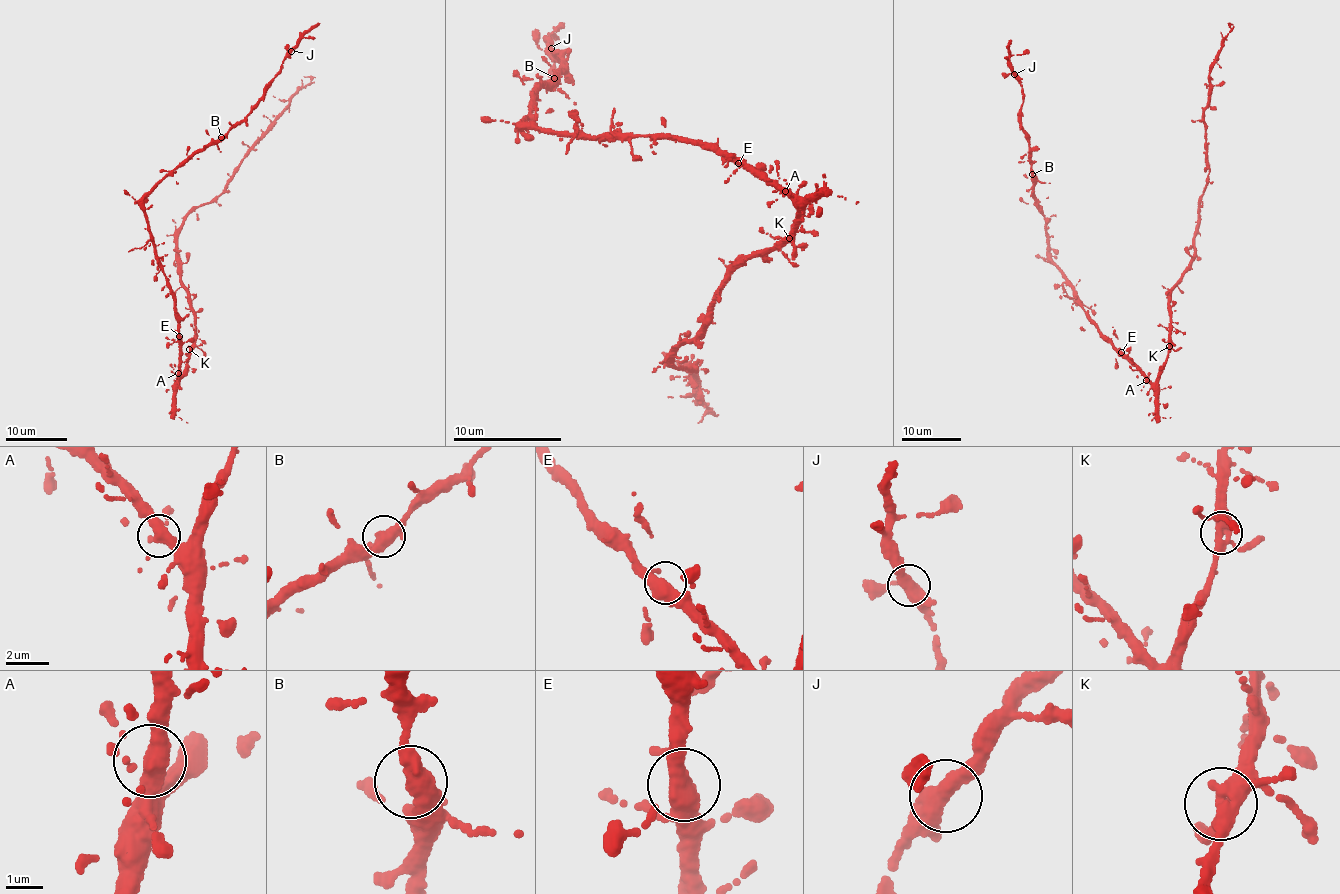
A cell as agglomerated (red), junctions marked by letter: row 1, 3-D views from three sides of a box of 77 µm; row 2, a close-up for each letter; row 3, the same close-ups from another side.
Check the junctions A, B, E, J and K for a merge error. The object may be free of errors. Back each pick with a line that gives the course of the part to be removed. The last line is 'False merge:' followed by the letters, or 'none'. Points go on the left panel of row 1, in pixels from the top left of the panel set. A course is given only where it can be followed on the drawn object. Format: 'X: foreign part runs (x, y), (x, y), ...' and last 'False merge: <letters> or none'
False merge: none

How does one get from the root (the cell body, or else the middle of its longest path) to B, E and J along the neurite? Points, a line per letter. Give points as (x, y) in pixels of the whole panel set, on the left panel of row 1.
B: (179, 365), (181, 346), (172, 292), (158, 260), (143, 196), (174, 169), (221, 137)
E: (179, 365), (179, 336)
J: (179, 365), (181, 346), (172, 292), (158, 260), (143, 196), (250, 113), (291, 51)

